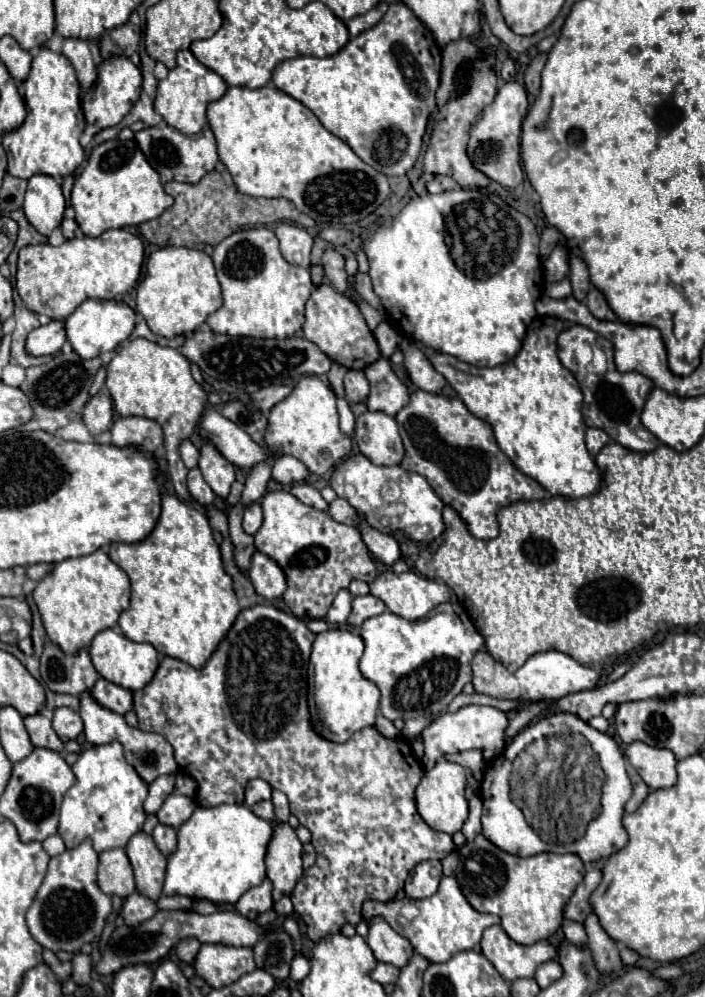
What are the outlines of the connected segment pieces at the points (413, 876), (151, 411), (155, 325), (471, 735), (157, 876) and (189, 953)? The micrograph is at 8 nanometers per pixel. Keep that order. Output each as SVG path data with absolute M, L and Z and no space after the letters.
M425 860L419 862L413 872L405 880L405 894L407 898L427 898L437 892L439 880L443 878L441 862L439 860Z
M135 338L115 352L113 360L107 364L105 386L113 398L115 412L119 416L143 416L155 420L165 434L165 458L169 462L169 478L179 498L193 502L187 492L187 468L179 456L179 442L187 440L205 408L207 392L193 380L191 362L175 348L159 346L147 338Z
M159 248L147 258L147 274L137 286L137 312L147 320L149 328L157 336L173 338L177 334L189 334L205 322L209 314L223 304L219 280L215 276L213 260L197 248Z
M471 704L471 706L459 708L457 712L441 712L421 732L423 744L427 744L427 754L423 756L423 768L431 770L435 766L435 762L445 754L463 752L463 750L475 750L475 748L483 750L485 760L493 760L505 748L503 730L507 728L507 722L509 722L507 714L497 710L497 708L491 708L491 706L475 706L475 704Z
M137 832L133 838L129 838L125 852L131 860L137 890L151 900L157 900L163 892L163 878L165 878L165 866L167 858L157 850L157 844L153 842L153 836L147 832Z
M185 938L185 940L181 940L181 942L177 944L175 954L177 954L177 958L179 958L181 962L193 964L199 948L201 948L201 942L197 942L197 938Z

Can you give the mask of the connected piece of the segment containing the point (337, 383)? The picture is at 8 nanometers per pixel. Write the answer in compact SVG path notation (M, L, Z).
M333 364L331 370L329 370L329 382L331 382L331 388L333 388L333 392L335 392L337 398L343 398L345 396L343 376L345 376L345 368L341 364Z

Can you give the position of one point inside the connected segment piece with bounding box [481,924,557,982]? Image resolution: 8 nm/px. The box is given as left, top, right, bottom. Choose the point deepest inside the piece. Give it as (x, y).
(512, 960)

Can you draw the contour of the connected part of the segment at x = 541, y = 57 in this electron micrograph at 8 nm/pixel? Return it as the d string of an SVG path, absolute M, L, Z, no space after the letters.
M537 54L537 56L529 62L529 66L527 66L527 70L525 70L525 88L527 88L527 92L533 94L533 96L539 94L541 70L543 70L545 62L547 62L547 54Z

